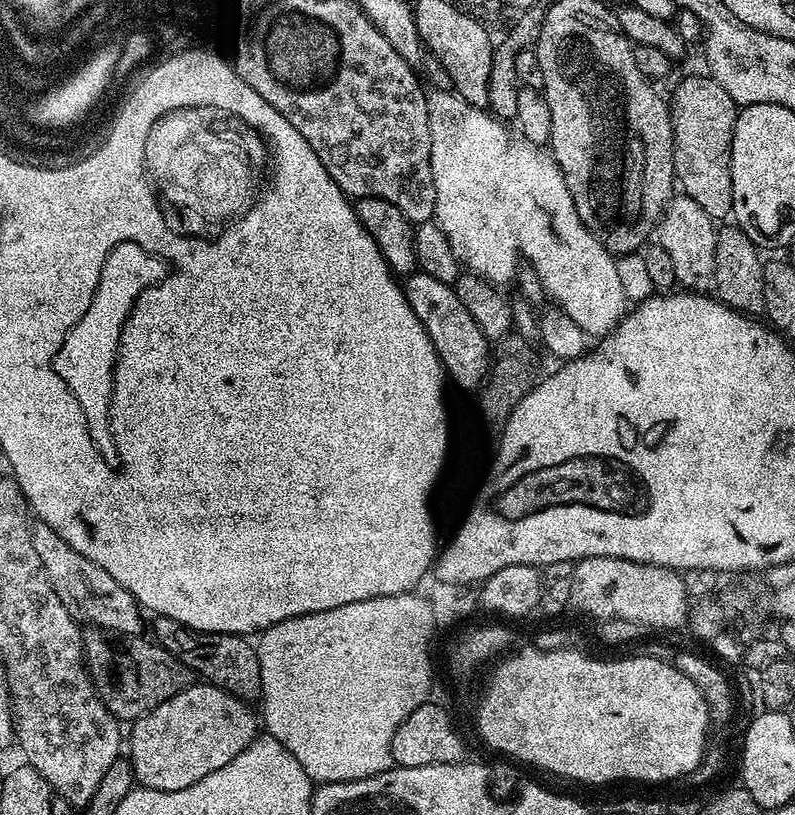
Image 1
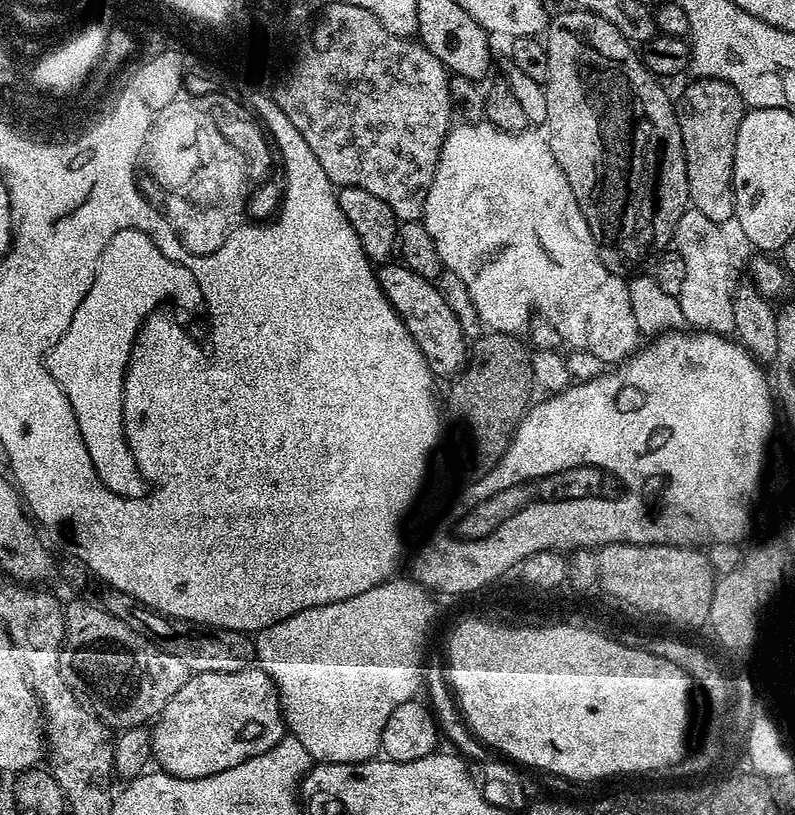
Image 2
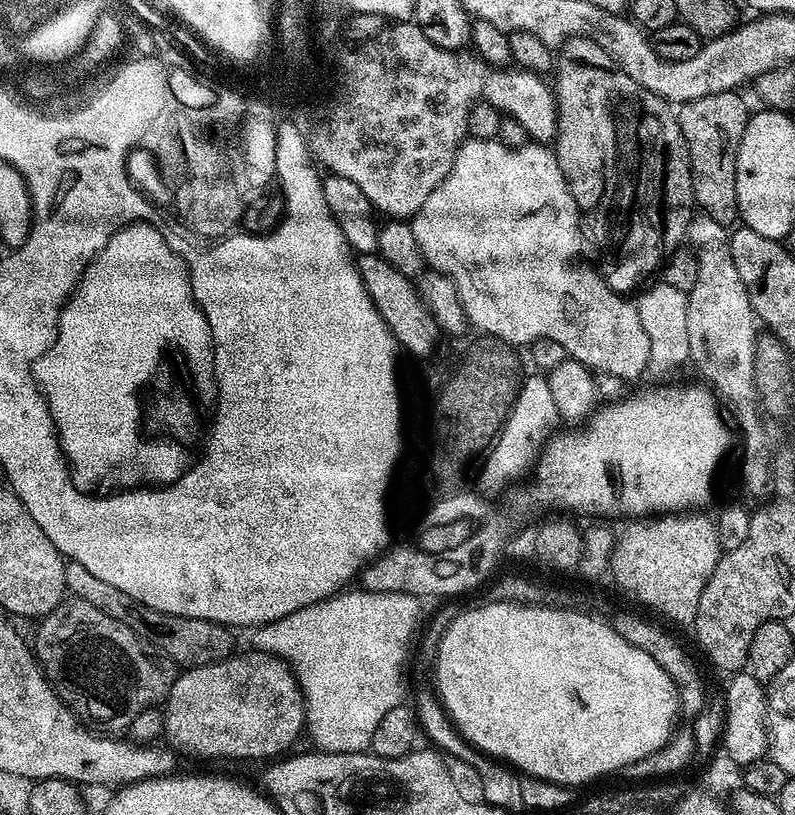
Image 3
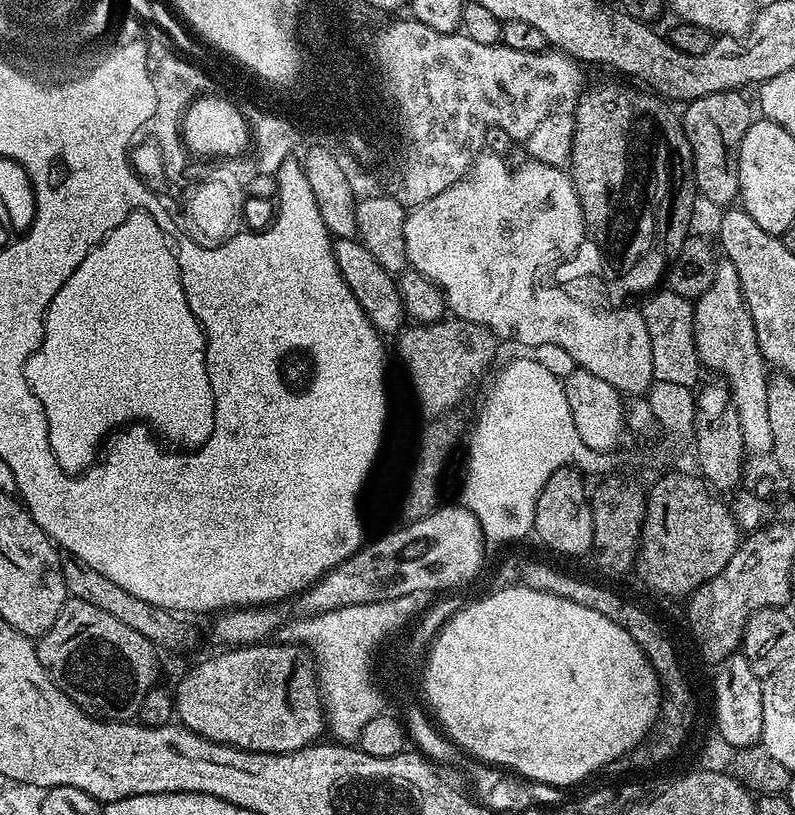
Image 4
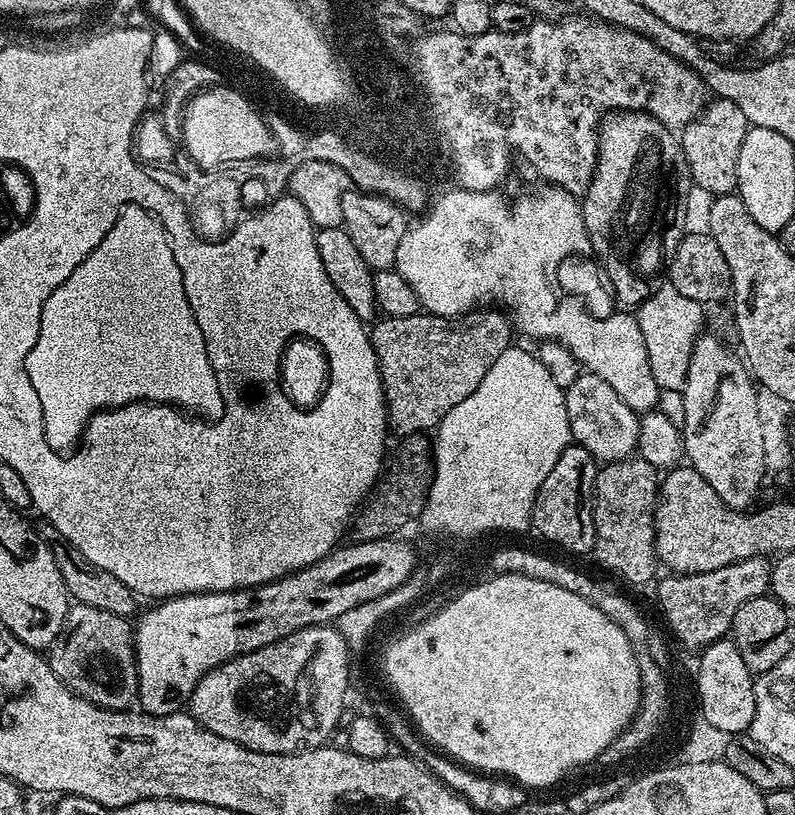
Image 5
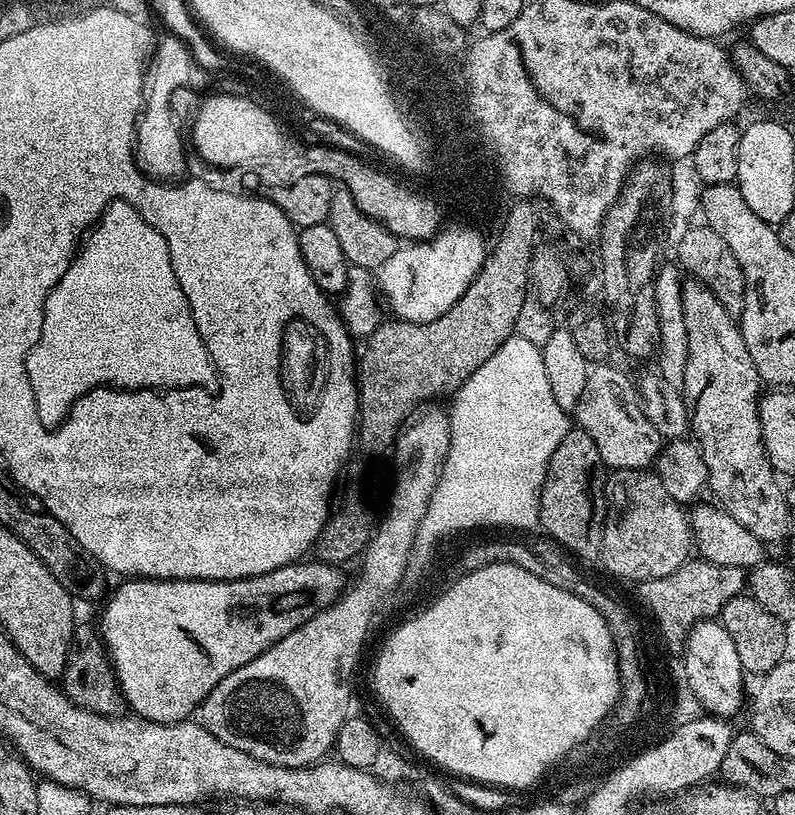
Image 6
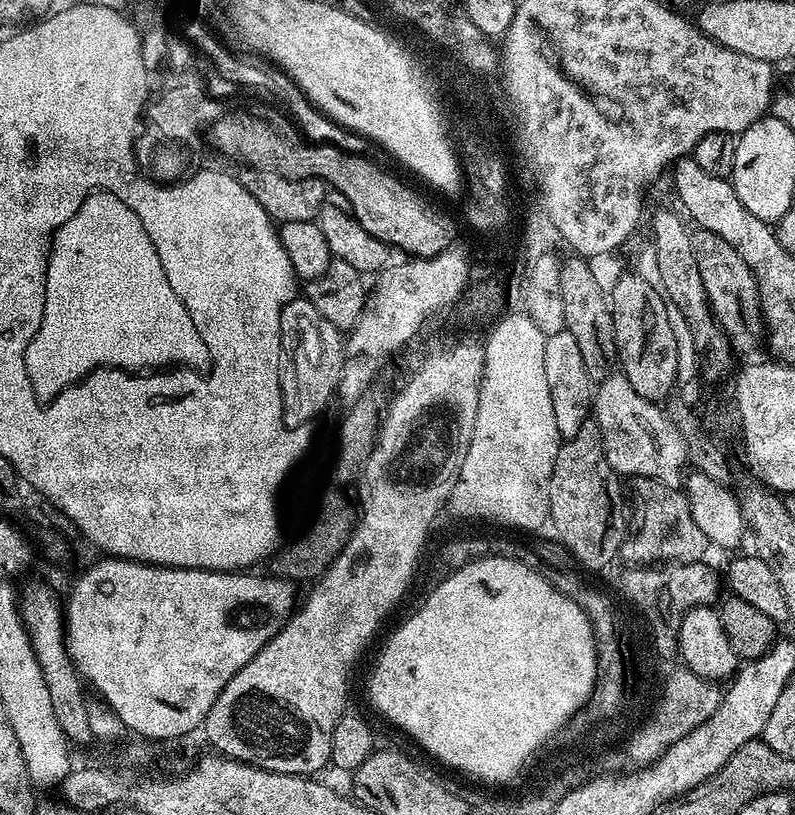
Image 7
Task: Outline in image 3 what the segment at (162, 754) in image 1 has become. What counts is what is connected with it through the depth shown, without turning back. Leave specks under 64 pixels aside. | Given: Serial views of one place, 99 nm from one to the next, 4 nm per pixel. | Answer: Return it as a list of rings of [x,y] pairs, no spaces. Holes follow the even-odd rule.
[[[248,650],[245,656],[233,654],[227,660],[217,660],[214,664],[202,664],[198,668],[189,668],[181,671],[177,675],[176,681],[173,682],[172,689],[168,691],[166,707],[168,709],[162,712],[162,732],[166,740],[168,736],[169,742],[182,755],[197,756],[200,760],[260,760],[263,756],[274,756],[273,758],[276,758],[281,754],[287,753],[289,751],[287,748],[299,738],[300,732],[302,736],[306,728],[304,723],[304,704],[291,668],[284,661],[278,659],[278,657],[269,656],[266,652],[257,652],[255,650]]]

